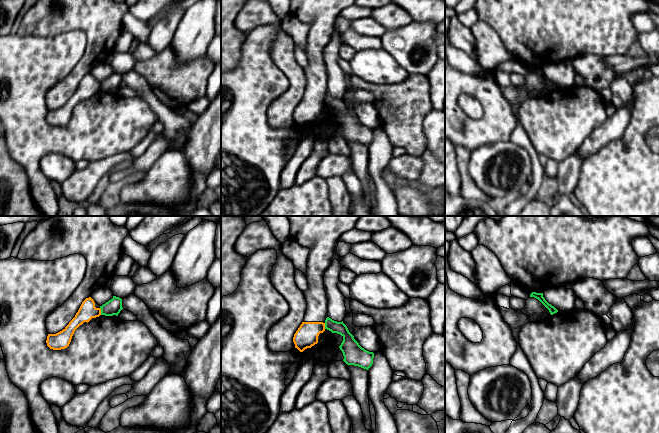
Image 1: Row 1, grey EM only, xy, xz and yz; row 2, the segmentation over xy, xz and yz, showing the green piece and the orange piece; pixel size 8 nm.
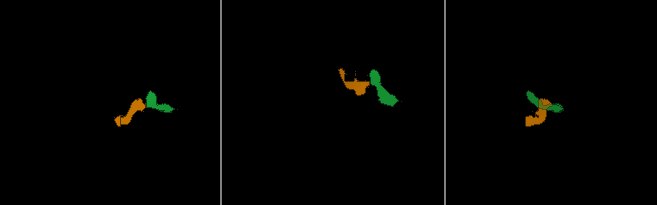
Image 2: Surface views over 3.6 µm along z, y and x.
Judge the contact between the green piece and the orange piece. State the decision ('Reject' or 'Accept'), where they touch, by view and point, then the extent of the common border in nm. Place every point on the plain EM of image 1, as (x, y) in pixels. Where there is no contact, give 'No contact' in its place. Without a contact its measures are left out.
Reject. Touches green at xy (101, 87). Shared border 60 nm

